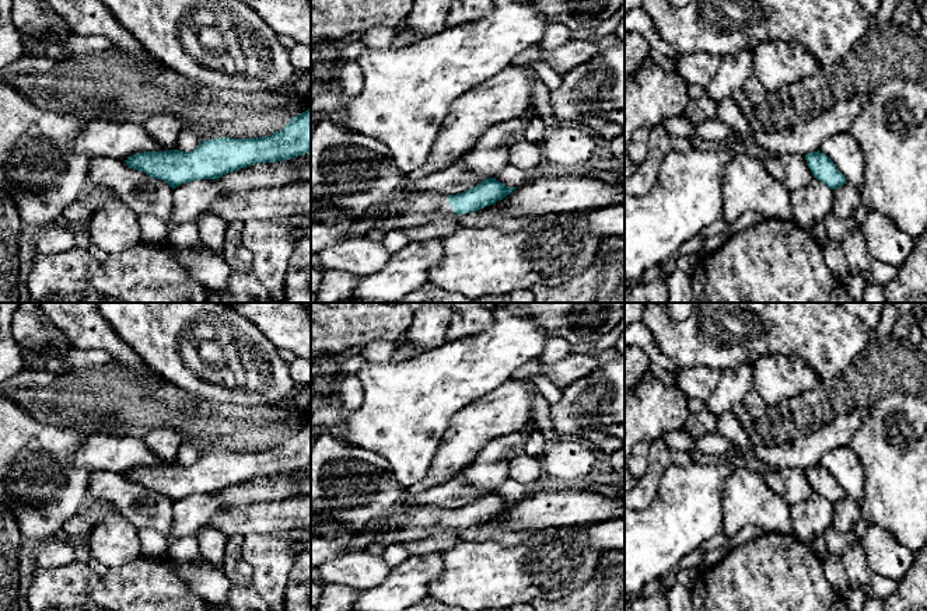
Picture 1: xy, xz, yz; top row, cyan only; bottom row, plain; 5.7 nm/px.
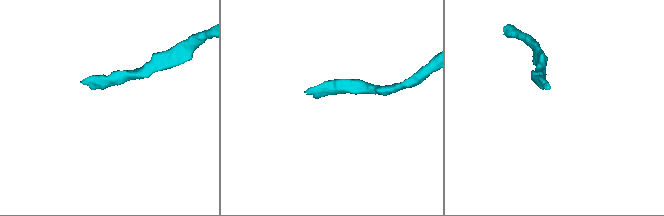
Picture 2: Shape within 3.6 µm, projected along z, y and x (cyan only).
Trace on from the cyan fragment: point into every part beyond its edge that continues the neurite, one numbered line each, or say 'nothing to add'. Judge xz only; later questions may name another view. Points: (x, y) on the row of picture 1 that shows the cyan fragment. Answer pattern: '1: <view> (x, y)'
1: xz (424, 208)

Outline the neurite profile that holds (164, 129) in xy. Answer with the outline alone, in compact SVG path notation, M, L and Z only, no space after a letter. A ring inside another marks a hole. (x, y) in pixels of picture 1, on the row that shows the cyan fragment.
M167 114L153 115L141 125L144 130L164 149L172 149L182 130L182 122Z

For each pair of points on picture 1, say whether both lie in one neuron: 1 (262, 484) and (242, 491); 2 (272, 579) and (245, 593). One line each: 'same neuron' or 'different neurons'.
1: same neuron
2: different neurons

